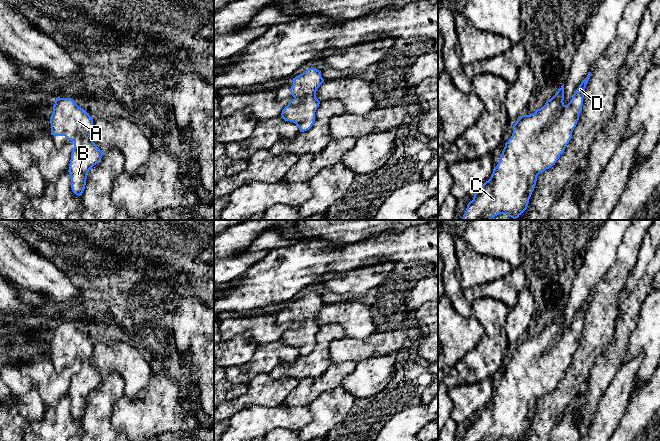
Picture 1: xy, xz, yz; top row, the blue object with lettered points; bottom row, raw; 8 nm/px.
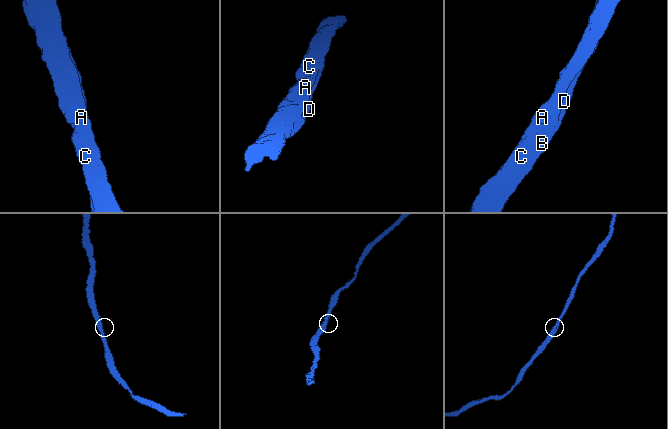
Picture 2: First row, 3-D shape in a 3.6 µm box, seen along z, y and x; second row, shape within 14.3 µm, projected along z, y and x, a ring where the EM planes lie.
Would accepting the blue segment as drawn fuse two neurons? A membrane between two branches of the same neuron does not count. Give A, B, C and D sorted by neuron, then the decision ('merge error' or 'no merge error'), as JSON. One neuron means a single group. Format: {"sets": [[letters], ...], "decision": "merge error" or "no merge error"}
{"sets": [["A", "B", "C", "D"]], "decision": "no merge error"}

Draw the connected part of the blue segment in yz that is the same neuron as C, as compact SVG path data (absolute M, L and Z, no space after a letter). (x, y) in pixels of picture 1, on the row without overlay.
M591 296L581 306L567 329L563 326L563 308L543 331L530 339L523 338L517 343L513 349L512 360L505 367L490 403L474 417L473 424L468 427L463 441L495 441L499 438L519 441L527 433L537 400L555 389L572 362L572 356L582 335L585 312L590 299Z

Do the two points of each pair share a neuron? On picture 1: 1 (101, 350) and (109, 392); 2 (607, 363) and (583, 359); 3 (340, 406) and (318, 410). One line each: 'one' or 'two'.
1: two
2: two
3: one

